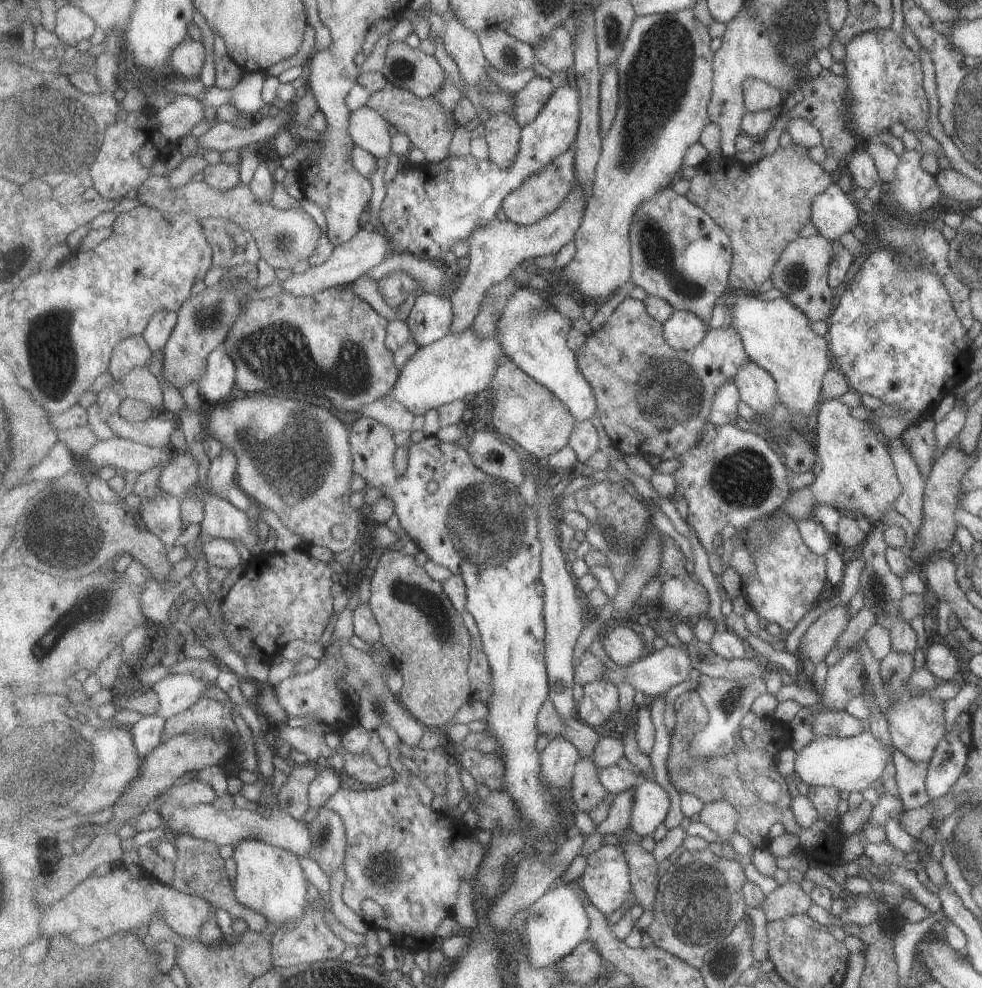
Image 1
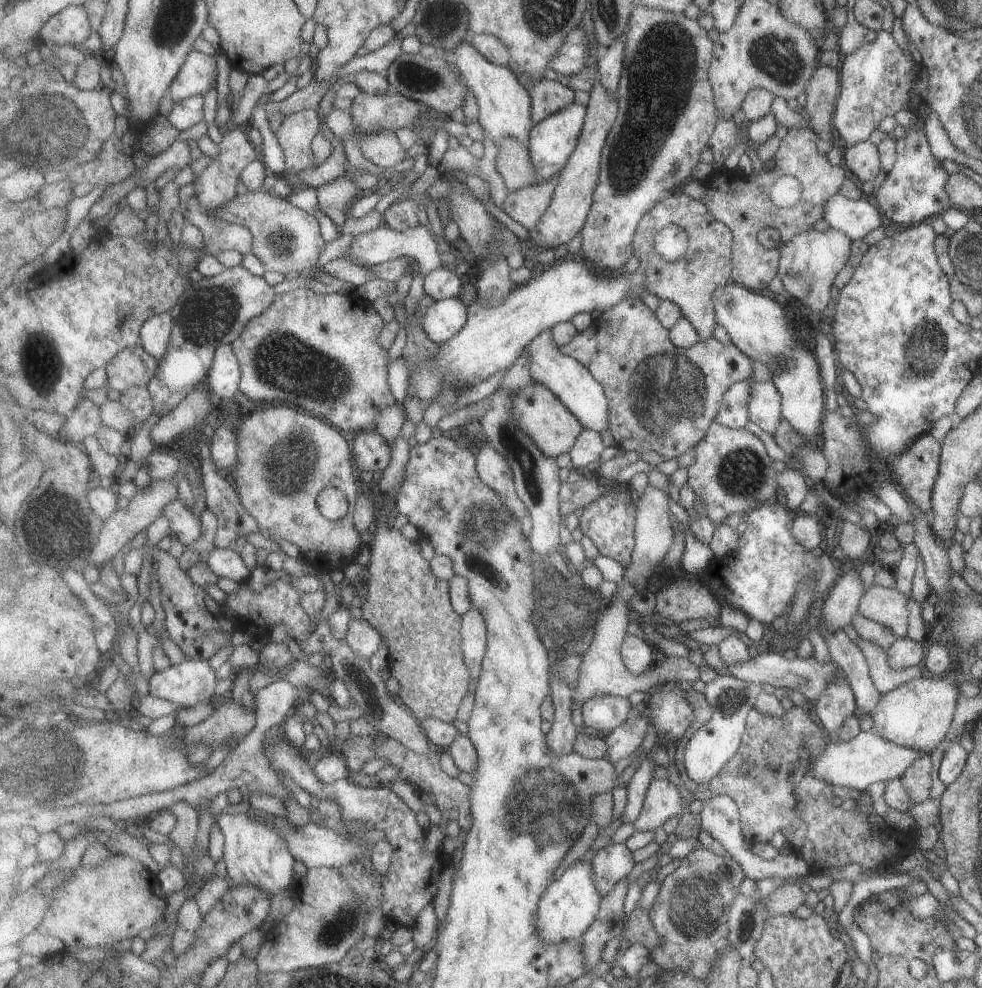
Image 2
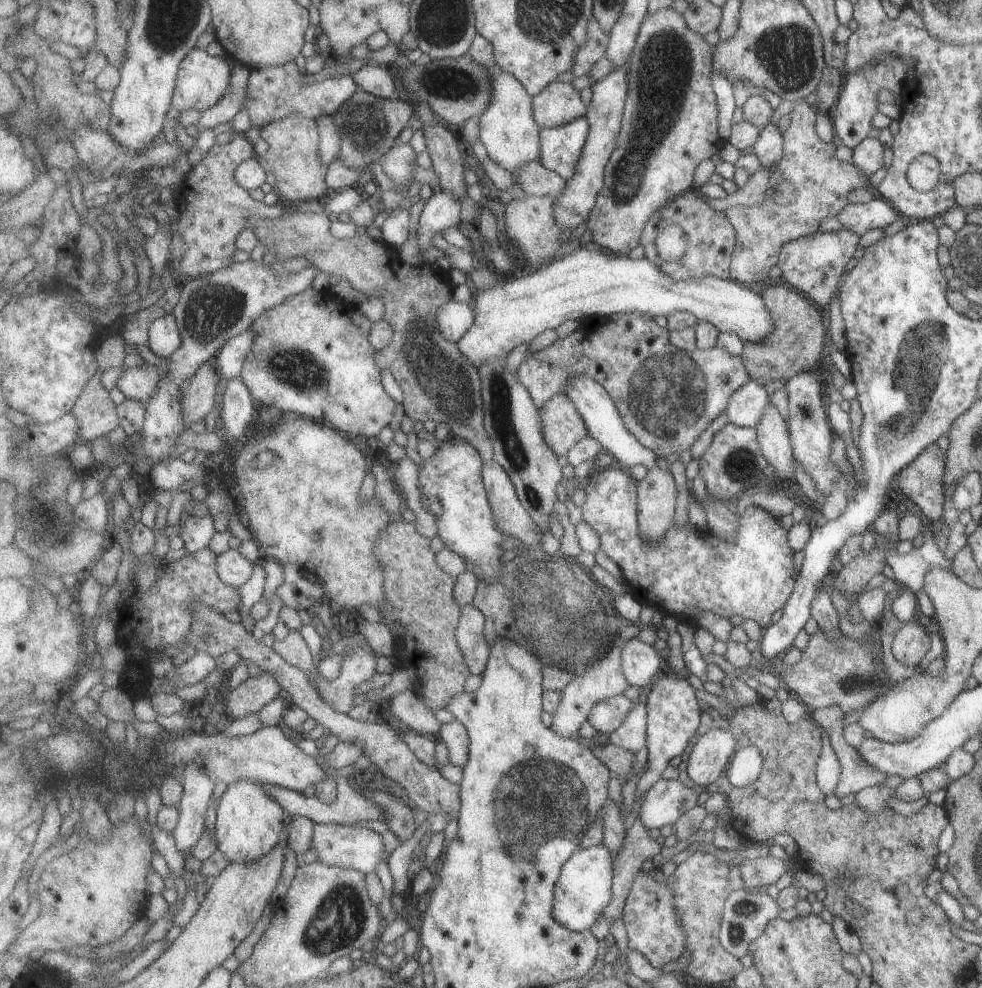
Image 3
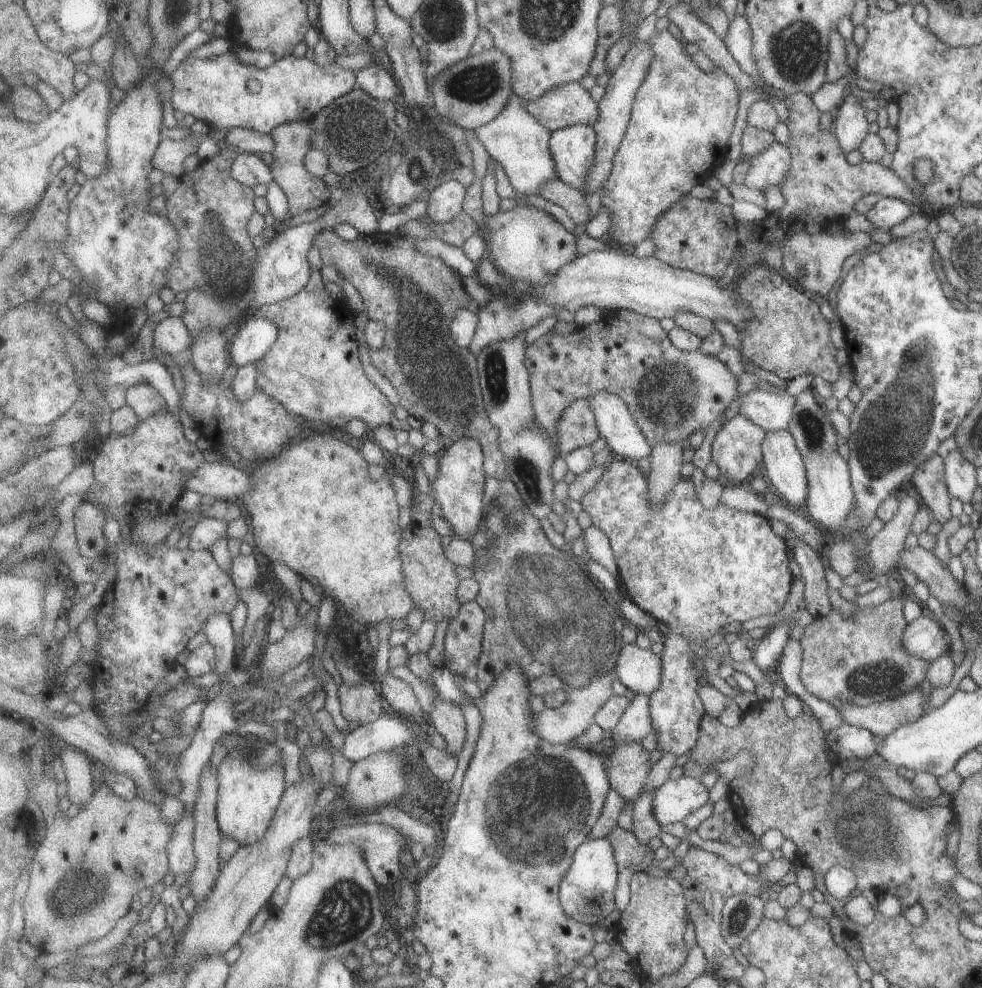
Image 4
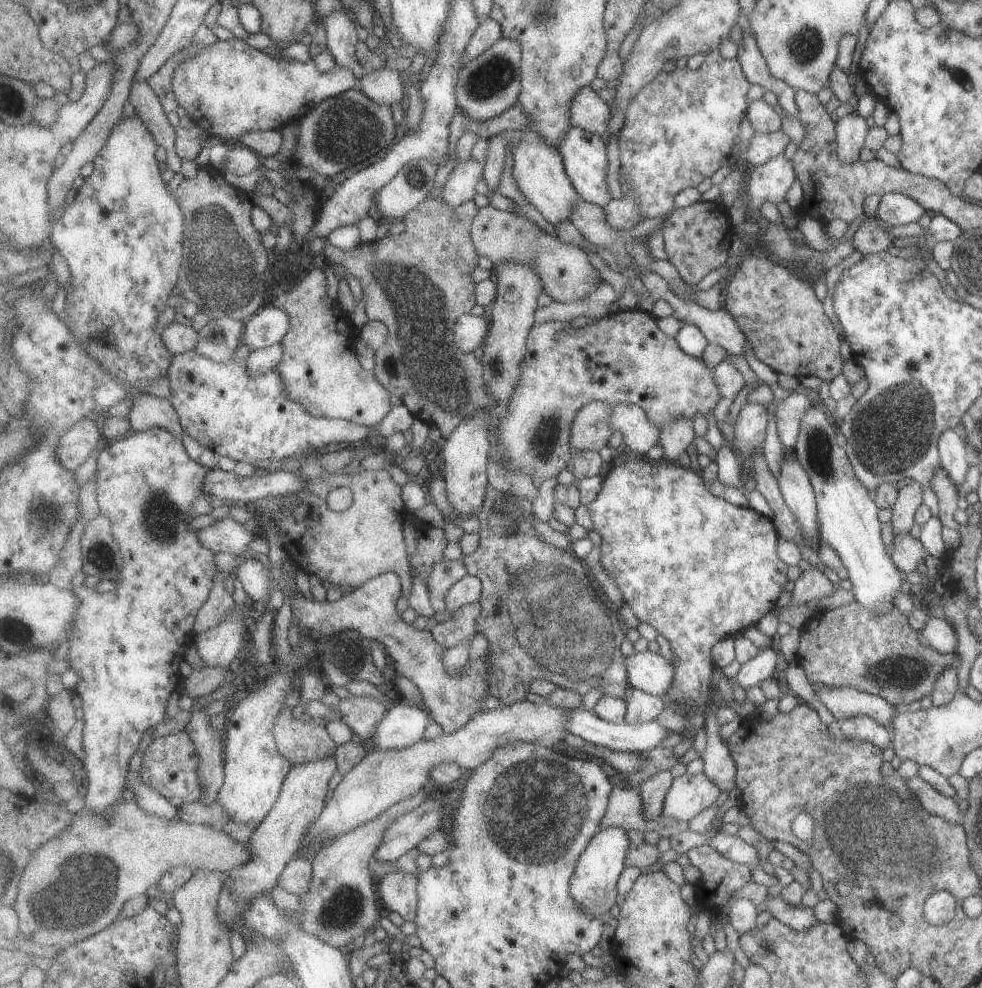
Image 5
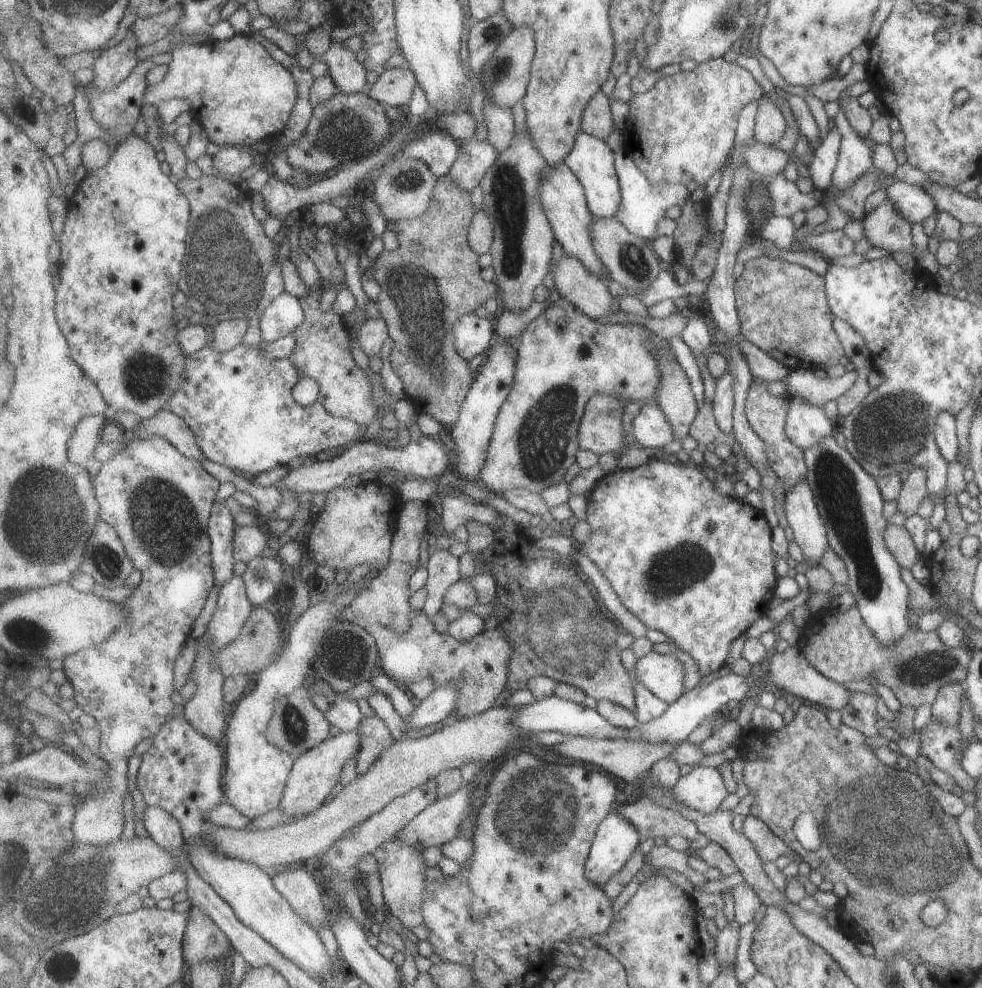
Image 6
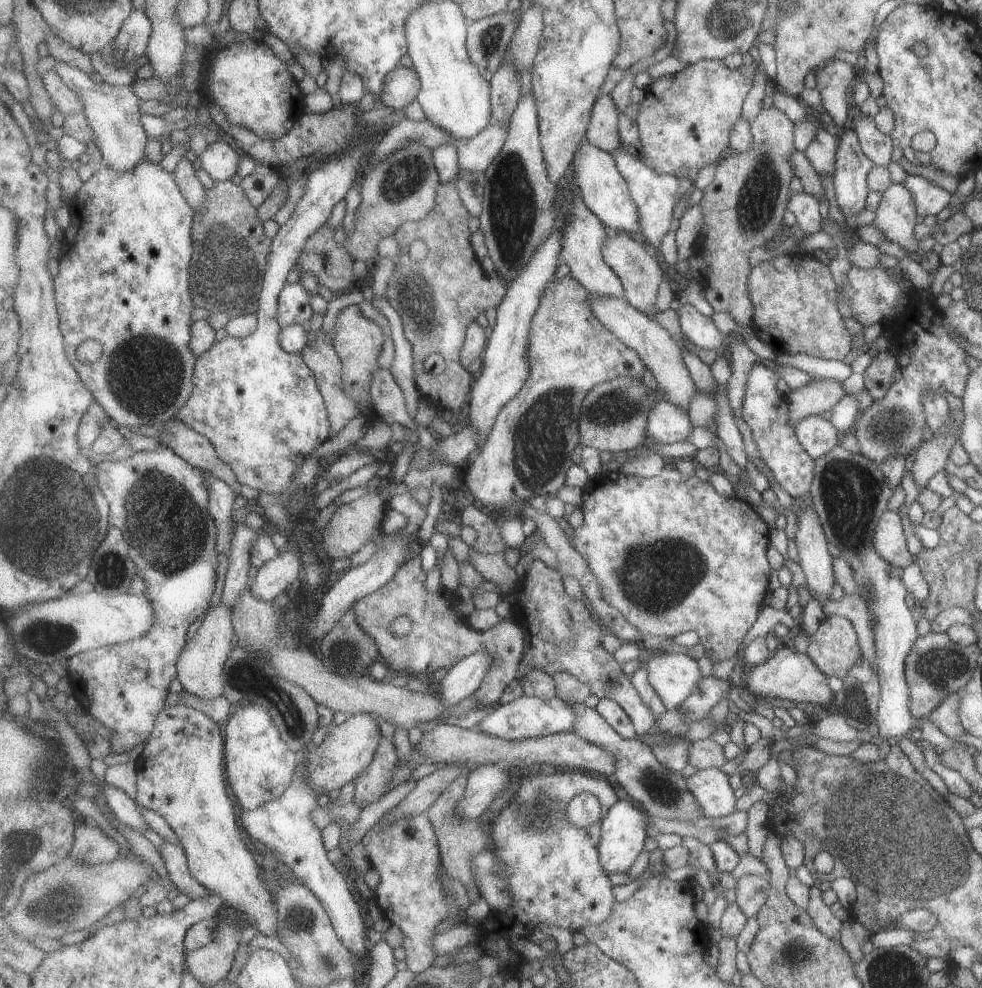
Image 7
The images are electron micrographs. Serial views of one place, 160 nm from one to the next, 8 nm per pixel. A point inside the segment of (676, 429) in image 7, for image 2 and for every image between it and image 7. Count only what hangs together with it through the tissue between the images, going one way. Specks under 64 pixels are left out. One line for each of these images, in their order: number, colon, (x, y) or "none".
2: (574, 384)
3: (601, 414)
4: (617, 425)
5: (630, 421)
6: (650, 427)

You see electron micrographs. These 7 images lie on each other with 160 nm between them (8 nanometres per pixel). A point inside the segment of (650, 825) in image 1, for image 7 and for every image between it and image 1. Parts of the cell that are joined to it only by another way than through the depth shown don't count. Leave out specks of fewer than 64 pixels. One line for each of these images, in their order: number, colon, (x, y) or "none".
2: (663, 801)
3: (669, 799)
4: (674, 800)
5: (689, 795)
6: (703, 789)
7: (710, 786)

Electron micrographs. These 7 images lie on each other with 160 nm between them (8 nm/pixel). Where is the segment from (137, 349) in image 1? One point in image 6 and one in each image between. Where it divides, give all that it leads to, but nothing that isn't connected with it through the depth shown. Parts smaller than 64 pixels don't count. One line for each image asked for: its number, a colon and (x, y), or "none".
2: (133, 366)
3: (139, 382)
4: (143, 398)
5: (147, 410)
6: (167, 424)

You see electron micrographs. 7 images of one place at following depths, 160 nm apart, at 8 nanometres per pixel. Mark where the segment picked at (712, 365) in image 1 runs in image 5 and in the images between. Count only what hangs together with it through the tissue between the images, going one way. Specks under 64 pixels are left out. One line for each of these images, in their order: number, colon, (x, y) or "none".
2: (661, 397)
3: (667, 398)
4: (672, 393)
5: (624, 357)

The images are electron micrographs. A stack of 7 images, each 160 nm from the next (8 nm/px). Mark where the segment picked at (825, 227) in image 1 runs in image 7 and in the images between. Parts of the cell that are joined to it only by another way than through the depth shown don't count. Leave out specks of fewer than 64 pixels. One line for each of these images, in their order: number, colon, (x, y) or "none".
2: (856, 218)
3: (860, 217)
4: (889, 211)
5: (895, 208)
6: (911, 201)
7: (930, 199)

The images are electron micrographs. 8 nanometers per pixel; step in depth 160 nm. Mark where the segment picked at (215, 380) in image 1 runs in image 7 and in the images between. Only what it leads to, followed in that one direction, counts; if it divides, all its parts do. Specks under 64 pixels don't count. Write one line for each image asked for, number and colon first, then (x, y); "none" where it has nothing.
2: (223, 380)
3: (229, 361)
4: (249, 344)
5: (269, 326)
6: (284, 314)
7: (294, 301)

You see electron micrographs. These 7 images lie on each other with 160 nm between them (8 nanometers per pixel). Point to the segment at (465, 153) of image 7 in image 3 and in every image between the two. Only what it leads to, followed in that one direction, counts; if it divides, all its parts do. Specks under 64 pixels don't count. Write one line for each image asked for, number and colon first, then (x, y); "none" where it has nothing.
3: (442, 210)
4: (446, 201)
5: (459, 188)
6: (475, 158)

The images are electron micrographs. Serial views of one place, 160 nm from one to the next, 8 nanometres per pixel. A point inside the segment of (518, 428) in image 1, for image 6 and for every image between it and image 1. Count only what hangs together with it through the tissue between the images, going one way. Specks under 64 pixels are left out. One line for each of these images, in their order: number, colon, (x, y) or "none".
2: (538, 411)
3: (564, 426)
4: (577, 428)
5: (591, 429)
6: (600, 432)

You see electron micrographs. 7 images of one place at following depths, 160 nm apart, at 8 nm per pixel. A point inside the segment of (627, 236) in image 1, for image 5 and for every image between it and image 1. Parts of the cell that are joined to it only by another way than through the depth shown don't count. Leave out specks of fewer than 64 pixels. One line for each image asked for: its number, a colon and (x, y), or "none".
2: (667, 114)
3: (671, 120)
4: (683, 117)
5: (679, 130)

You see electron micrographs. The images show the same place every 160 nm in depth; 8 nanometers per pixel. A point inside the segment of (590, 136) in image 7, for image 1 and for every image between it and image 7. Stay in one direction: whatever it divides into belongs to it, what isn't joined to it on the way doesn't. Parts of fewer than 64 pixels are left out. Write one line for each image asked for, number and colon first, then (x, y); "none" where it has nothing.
1: (531, 99)
2: (548, 96)
3: (560, 103)
4: (569, 104)
5: (588, 111)
6: (598, 120)

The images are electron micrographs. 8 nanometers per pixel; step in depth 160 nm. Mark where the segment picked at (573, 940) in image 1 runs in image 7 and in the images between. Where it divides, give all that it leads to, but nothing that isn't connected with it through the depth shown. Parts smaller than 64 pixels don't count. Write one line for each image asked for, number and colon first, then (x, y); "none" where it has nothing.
2: (567, 909)
3: (585, 887)
4: (588, 892)
5: (594, 886)
6: (617, 840)
7: (625, 828)

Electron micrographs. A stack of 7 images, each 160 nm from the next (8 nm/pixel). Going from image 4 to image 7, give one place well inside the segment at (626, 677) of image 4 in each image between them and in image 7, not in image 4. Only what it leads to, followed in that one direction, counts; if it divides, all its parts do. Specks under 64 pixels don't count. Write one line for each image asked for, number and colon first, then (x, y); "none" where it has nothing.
5: (652, 673)
6: (663, 675)
7: (675, 677)

